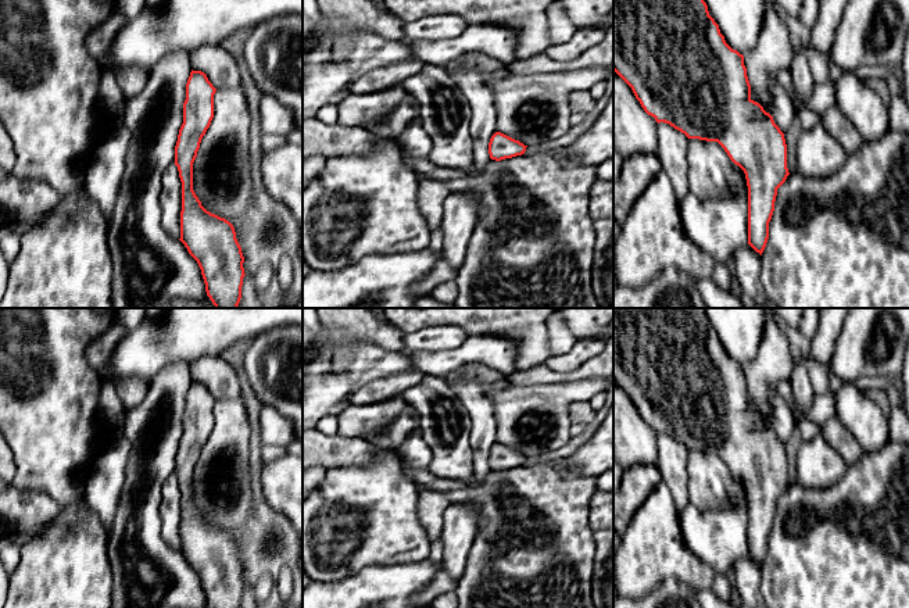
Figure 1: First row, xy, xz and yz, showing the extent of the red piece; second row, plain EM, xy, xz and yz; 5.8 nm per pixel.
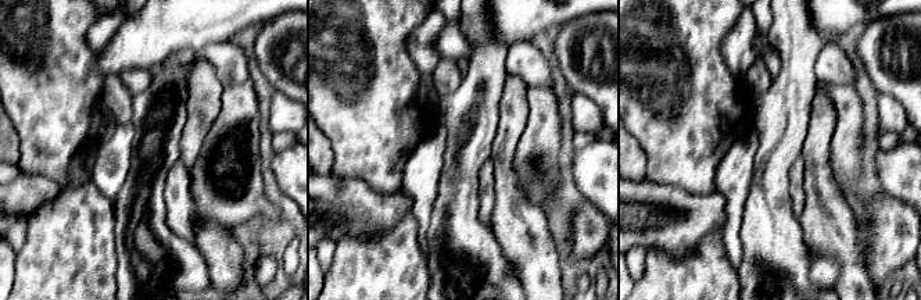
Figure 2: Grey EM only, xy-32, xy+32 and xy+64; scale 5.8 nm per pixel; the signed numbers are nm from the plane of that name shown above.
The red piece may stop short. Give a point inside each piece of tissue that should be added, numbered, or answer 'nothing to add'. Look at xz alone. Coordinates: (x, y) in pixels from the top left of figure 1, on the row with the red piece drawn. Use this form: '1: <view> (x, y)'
nothing to add

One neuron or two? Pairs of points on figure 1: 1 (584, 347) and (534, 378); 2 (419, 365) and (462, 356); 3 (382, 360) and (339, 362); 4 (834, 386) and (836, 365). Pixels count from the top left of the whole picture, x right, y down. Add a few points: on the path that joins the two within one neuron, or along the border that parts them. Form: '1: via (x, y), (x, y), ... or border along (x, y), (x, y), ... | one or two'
1: border along (544, 362), (554, 371), (573, 371), (582, 365) | two
2: via (430, 364), (451, 360) | one
3: border along (382, 349), (360, 343), (343, 371), (332, 369) | two
4: border along (829, 372), (833, 372), (844, 383) | two

